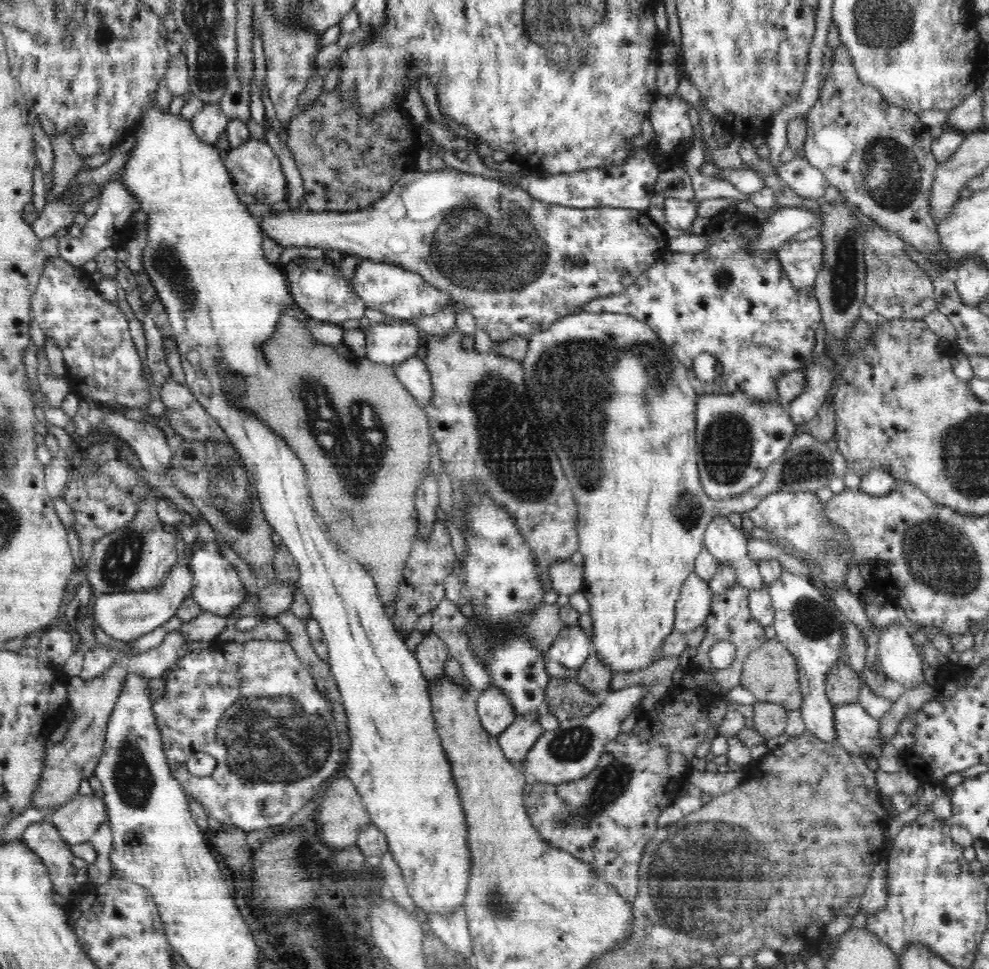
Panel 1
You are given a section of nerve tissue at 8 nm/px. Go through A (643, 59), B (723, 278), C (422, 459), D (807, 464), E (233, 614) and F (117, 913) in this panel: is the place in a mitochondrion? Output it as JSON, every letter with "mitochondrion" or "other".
{"A":"other","B":"mitochondrion","C":"other","D":"mitochondrion","E":"other","F":"other"}

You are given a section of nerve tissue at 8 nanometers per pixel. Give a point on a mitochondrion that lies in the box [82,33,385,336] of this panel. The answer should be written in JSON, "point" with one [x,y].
{"point":[166,261]}

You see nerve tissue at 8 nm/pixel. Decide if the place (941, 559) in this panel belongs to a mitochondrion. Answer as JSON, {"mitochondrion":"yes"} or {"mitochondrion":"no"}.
{"mitochondrion":"yes"}

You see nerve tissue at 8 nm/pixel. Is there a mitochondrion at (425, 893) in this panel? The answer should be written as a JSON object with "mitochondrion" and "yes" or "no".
{"mitochondrion":"no"}

